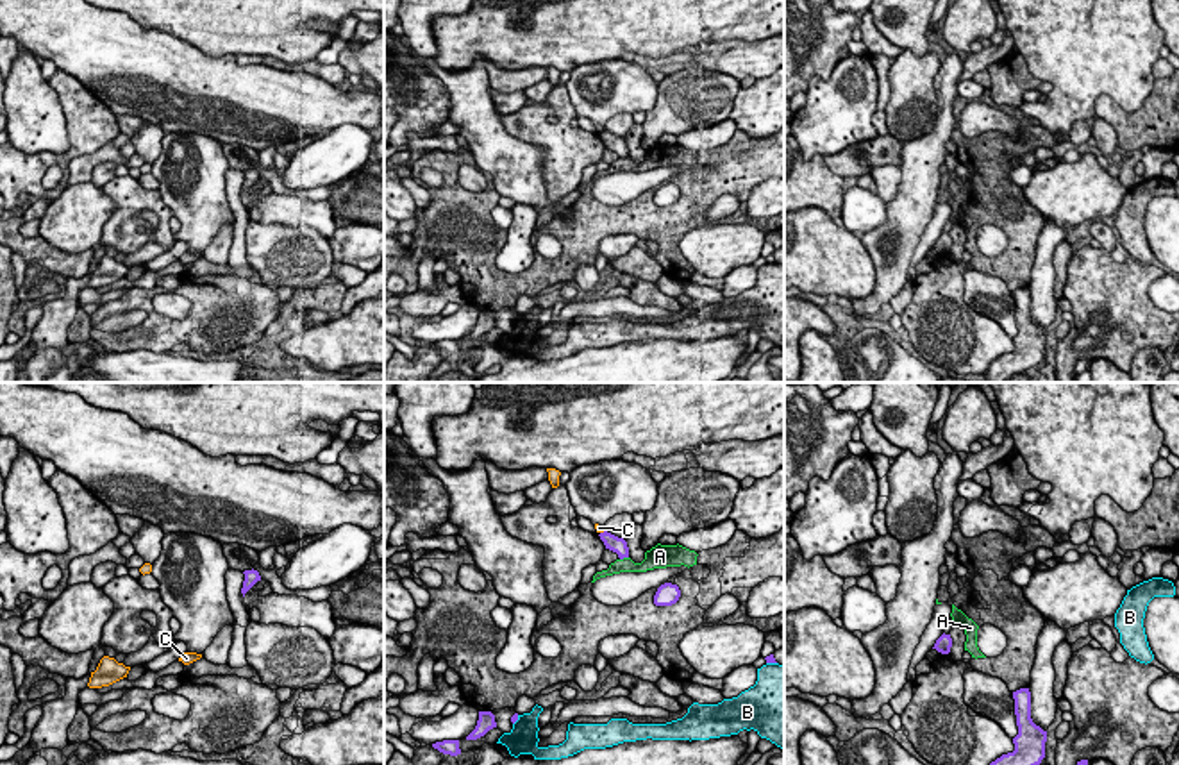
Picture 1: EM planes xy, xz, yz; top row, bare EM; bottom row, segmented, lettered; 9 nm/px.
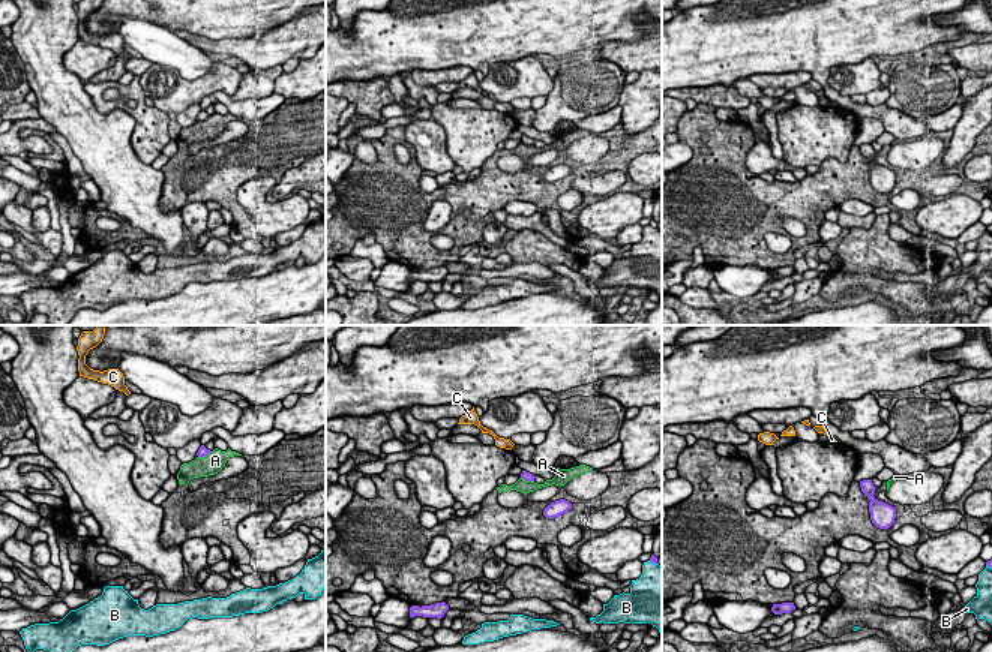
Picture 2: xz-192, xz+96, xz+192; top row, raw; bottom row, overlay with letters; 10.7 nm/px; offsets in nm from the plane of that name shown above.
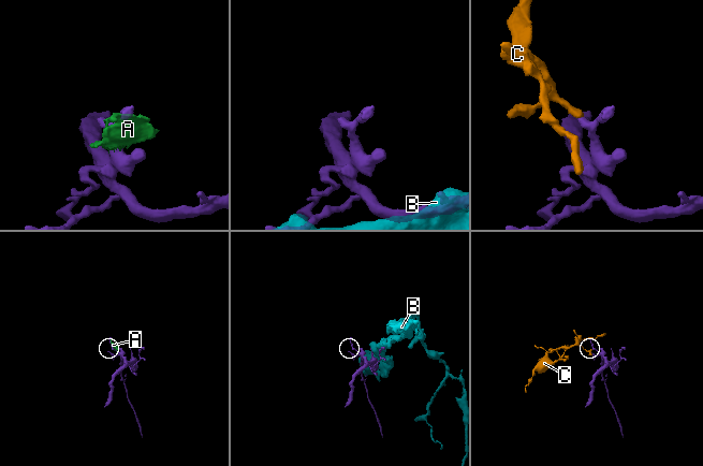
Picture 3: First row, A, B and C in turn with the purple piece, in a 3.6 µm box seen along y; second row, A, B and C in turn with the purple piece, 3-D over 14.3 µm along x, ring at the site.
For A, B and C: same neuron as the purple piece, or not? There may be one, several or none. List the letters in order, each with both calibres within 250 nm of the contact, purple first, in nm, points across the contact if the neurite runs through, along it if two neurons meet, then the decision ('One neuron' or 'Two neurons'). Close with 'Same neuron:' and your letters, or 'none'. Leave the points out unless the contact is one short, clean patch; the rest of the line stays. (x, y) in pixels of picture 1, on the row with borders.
A: Thickness 140 nm (purple) against 140 nm. Two neurons
B: Thickness 70 nm (purple) against 420 nm. Two neurons
C: Thickness 140 nm (purple) against 60 nm. Boundary: xz (604, 529), (601, 533). Two neurons
Same neuron: none

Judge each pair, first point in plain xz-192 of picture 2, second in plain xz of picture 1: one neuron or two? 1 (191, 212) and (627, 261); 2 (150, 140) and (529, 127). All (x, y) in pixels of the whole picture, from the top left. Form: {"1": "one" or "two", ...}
{"1": "two", "2": "one"}

